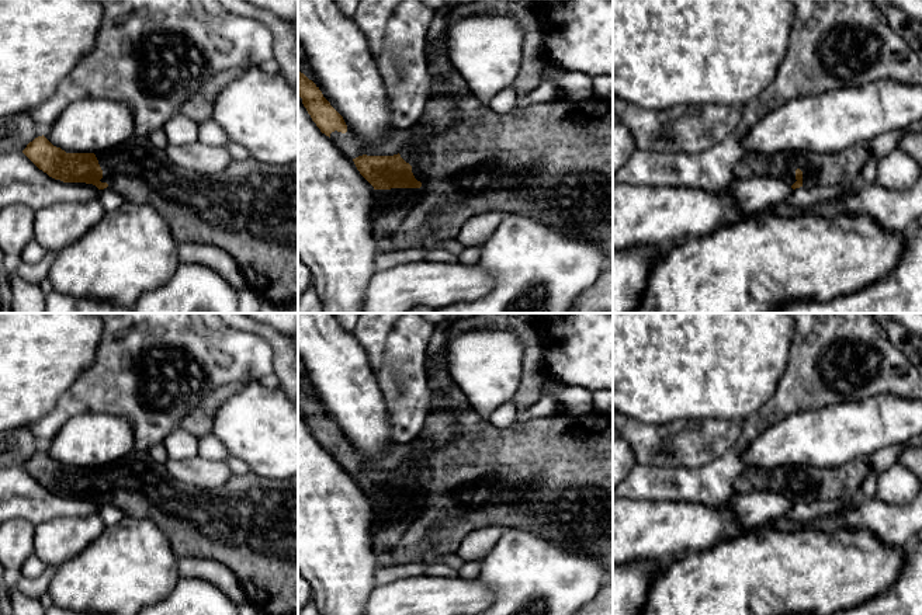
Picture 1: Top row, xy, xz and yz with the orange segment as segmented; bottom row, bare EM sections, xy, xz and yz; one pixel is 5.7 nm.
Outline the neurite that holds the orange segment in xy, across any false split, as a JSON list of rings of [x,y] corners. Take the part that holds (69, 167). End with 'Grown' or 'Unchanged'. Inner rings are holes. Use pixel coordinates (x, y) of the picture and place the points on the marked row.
[[[135,133],[121,145],[94,153],[66,153],[42,135],[30,142],[22,153],[55,180],[108,188],[131,205],[152,206],[166,220],[177,243],[205,243],[222,249],[236,260],[246,286],[263,302],[287,306],[298,299],[298,160],[275,166],[249,157],[233,161],[222,173],[202,174],[174,164],[148,136]]]. Grown

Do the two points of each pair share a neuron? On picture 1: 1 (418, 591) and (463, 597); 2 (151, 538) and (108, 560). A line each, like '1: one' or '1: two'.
1: one
2: one

